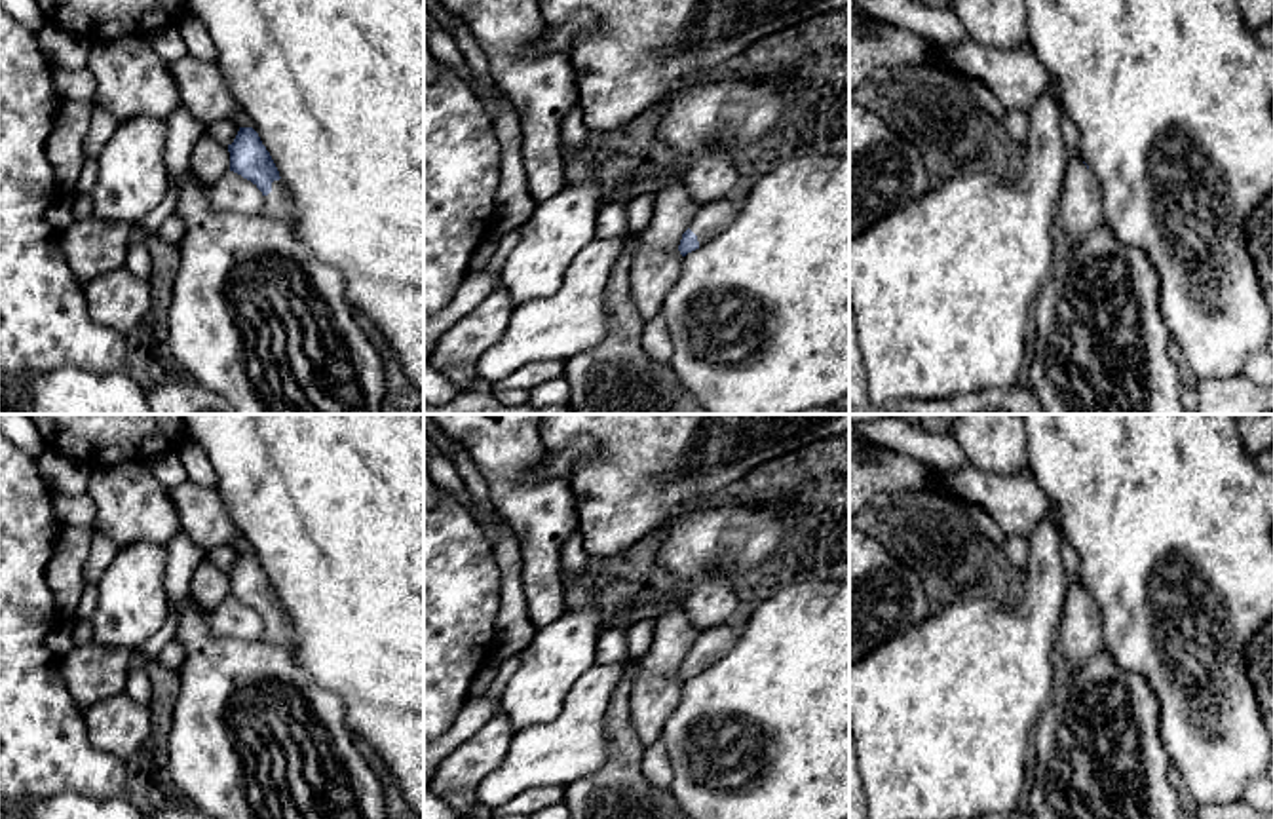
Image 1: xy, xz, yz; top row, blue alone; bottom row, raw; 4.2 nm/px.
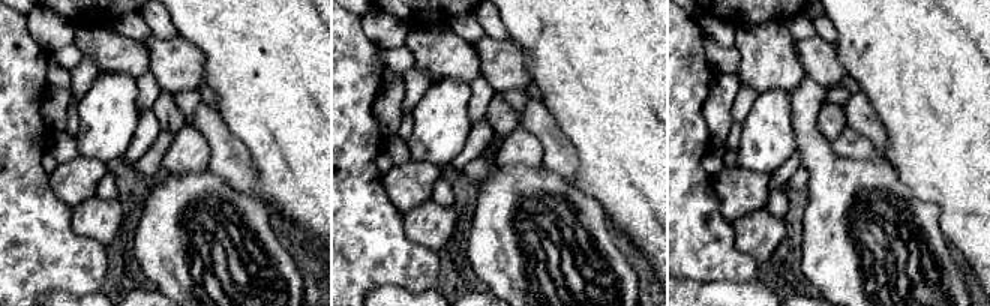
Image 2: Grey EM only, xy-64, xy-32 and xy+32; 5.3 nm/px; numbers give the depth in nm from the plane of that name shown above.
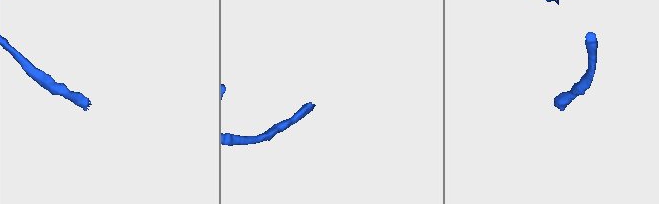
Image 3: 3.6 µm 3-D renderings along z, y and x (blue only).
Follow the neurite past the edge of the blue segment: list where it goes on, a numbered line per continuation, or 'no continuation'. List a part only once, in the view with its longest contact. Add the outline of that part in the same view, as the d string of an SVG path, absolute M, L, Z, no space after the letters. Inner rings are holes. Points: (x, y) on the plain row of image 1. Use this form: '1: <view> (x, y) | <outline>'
1: xy (278, 628) | M281 604L274 606L272 618L264 621L264 640L270 644L277 644L291 654L296 650L293 642L293 633L291 633L291 621Z

